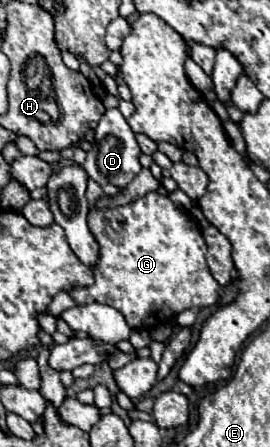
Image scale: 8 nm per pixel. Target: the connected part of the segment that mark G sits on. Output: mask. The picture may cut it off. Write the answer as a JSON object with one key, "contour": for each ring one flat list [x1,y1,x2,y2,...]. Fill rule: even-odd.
{"contour":[[147,192,145,196,123,204,115,208,103,208,97,210,93,208,87,216,87,224,95,240,99,242,101,248,101,258,99,264,93,268,95,274,95,284,89,288,75,288,71,290,71,296,77,304,89,304,89,302,99,302,99,304,109,304,117,308,125,320,129,322,131,328,143,328,143,326,159,326,165,320,171,320,179,312,187,308,203,308,203,306,213,306,219,302,219,284,211,276,207,262,205,262,205,252,207,244,201,236,199,224,189,216,185,208,177,208,169,196,161,196,157,192]]}

